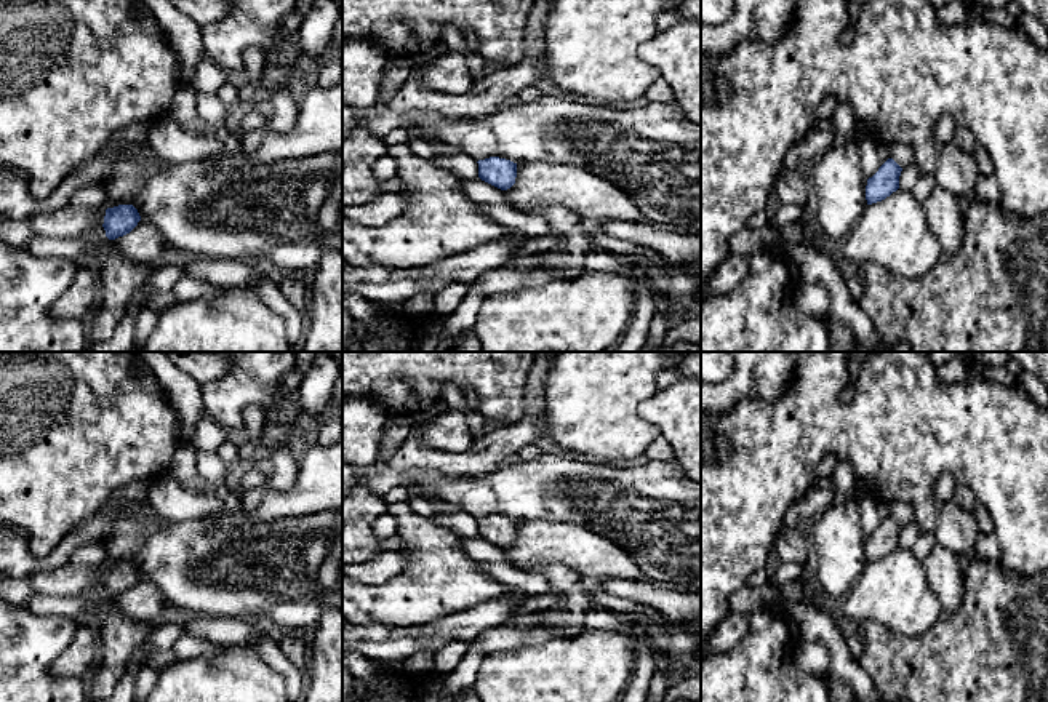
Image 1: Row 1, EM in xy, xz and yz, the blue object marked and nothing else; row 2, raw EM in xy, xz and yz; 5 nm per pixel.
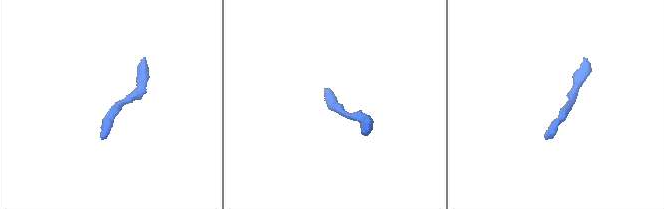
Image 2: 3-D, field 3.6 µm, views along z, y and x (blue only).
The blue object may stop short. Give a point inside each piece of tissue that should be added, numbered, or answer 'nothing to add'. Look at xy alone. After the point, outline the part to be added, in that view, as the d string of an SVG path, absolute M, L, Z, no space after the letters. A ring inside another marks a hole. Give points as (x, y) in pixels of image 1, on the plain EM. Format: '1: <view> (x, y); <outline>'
nothing to add

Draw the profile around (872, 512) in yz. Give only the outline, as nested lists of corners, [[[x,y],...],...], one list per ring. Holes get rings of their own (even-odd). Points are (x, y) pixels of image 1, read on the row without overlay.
[[[866,494],[859,501],[861,528],[866,537],[872,536],[878,526],[890,517],[890,504],[875,499],[872,494]]]

